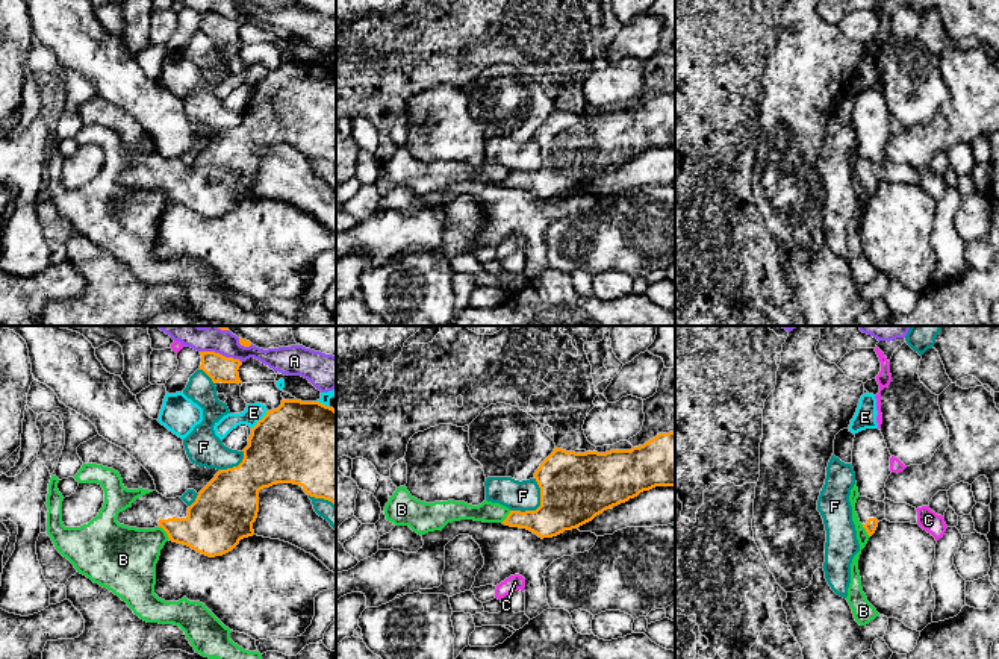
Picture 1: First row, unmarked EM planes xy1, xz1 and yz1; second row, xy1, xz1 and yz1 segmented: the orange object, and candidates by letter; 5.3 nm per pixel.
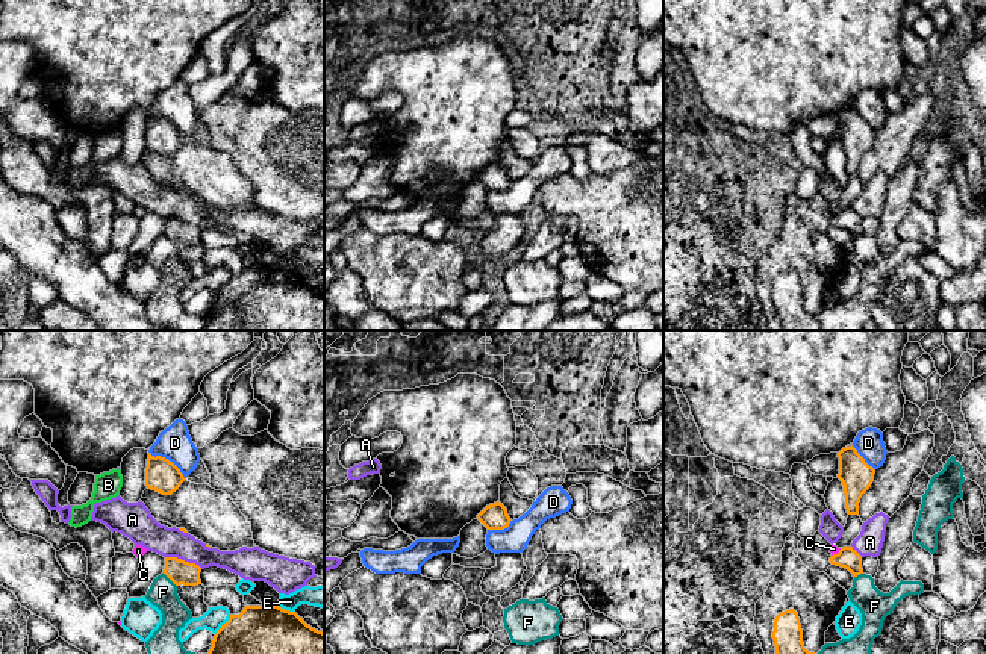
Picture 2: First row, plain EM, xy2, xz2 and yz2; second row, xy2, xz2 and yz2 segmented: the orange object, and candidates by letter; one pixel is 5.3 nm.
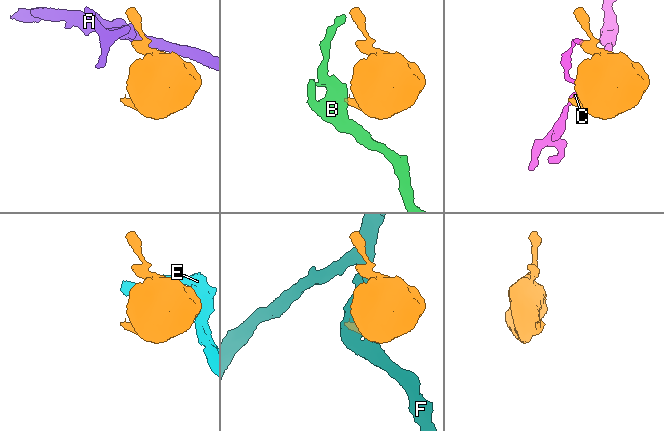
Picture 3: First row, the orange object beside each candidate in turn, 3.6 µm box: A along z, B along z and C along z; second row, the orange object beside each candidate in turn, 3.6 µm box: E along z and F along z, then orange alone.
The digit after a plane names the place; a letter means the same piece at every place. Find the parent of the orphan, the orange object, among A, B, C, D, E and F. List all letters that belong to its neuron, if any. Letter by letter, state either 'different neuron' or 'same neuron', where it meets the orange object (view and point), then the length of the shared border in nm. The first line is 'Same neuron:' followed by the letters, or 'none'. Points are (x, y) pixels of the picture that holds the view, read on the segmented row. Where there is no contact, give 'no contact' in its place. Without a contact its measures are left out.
Same neuron: none
A: different neuron; contact xy1 (221, 355); length 240 nm
B: different neuron; contact xy1 (165, 530); length 90 nm
C: different neuron; contact yz2 (838, 553); length 70 nm
D: different neuron; contact xy2 (167, 459); length 240 nm
E: different neuron; contact xy1 (259, 420); length 140 nm
F: different neuron; contact xz1 (539, 506); length 220 nm

